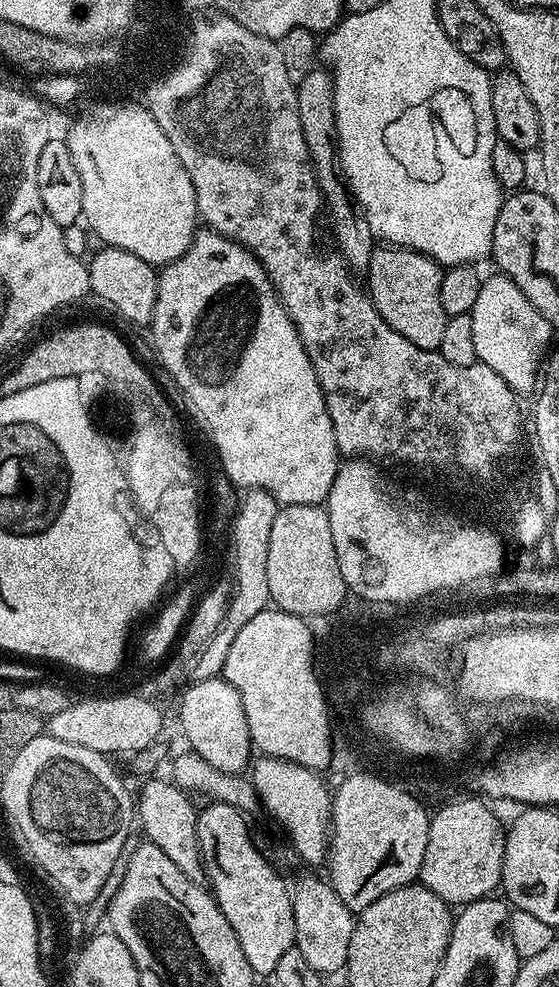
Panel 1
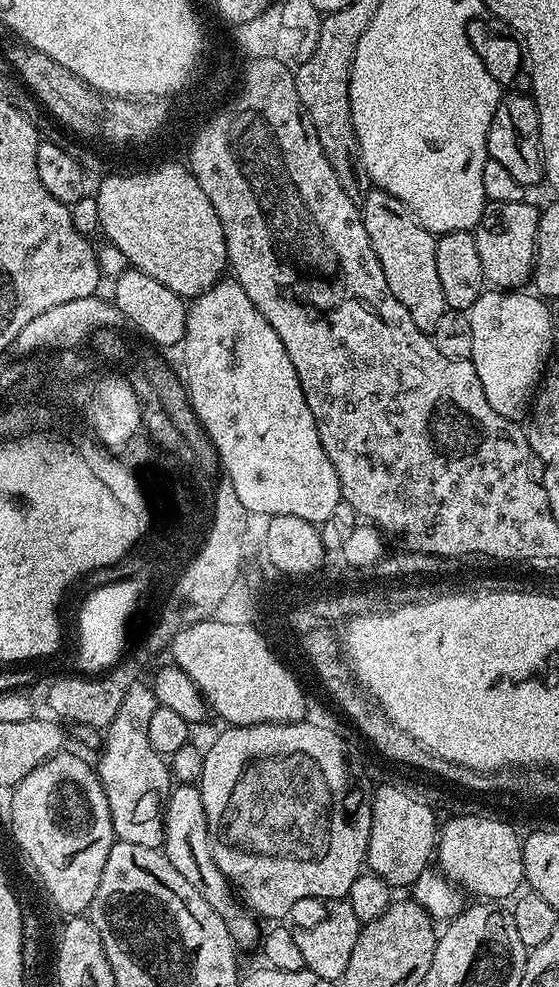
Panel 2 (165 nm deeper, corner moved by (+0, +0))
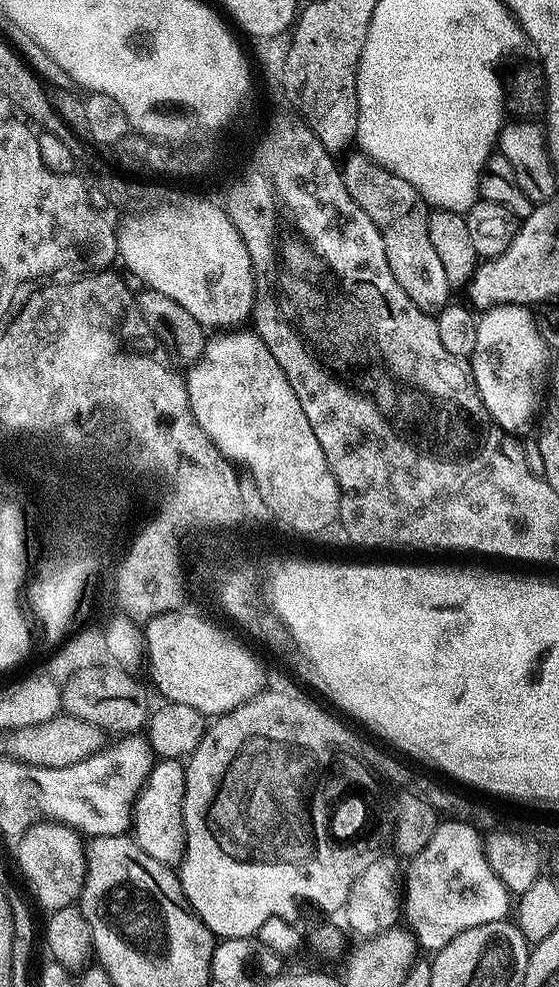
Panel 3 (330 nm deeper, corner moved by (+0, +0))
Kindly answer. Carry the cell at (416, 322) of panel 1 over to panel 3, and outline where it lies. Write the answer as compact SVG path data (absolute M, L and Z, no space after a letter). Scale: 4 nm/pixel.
M349 151L347 153L349 156L342 160L346 190L350 194L350 198L354 198L354 202L358 202L358 206L362 206L362 210L366 210L366 214L370 214L370 222L374 222L374 226L378 226L378 230L382 234L382 242L386 246L386 256L390 262L390 268L394 270L398 284L406 290L406 294L410 294L410 298L419 308L425 310L443 308L450 300L450 296L448 296L450 281L446 278L446 269L443 268L442 261L439 260L438 254L430 242L429 205L422 199L419 190L410 186L410 182L399 173L392 172L391 169L380 164L379 161L373 160L365 152L352 151Z

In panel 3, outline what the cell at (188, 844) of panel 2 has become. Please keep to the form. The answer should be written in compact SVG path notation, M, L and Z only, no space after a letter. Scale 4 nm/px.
M157 759L132 809L131 831L136 844L142 846L150 858L158 858L158 862L169 866L179 865L184 856L185 790L184 764L180 760Z

